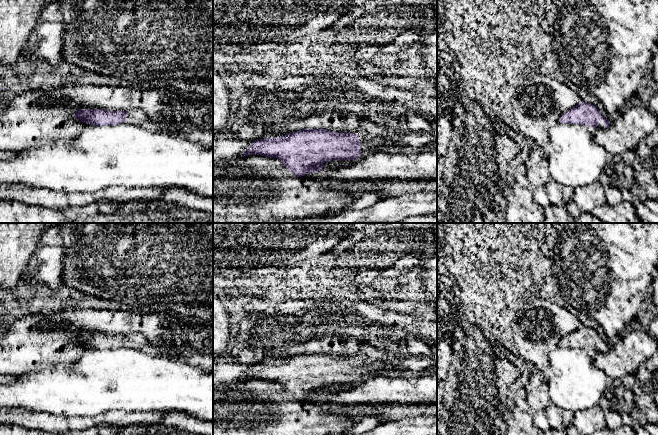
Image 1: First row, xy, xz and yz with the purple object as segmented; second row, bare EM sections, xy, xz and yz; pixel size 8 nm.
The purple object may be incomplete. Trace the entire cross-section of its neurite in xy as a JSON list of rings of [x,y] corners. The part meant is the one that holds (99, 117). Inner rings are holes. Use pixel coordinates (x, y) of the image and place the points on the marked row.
[[[78,109],[74,117],[82,123],[96,126],[117,125],[127,123],[140,126],[152,131],[166,132],[166,128],[159,122],[149,118],[140,110],[106,111],[103,109]]]

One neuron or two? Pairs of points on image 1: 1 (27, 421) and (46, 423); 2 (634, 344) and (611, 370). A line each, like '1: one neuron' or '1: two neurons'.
1: one neuron
2: one neuron

